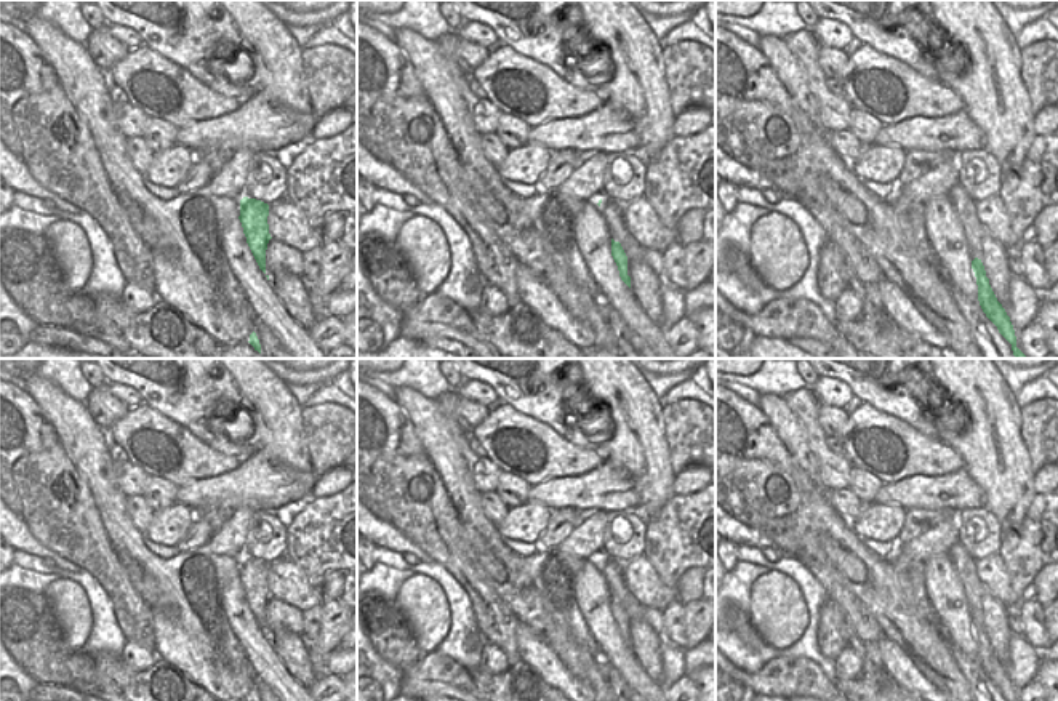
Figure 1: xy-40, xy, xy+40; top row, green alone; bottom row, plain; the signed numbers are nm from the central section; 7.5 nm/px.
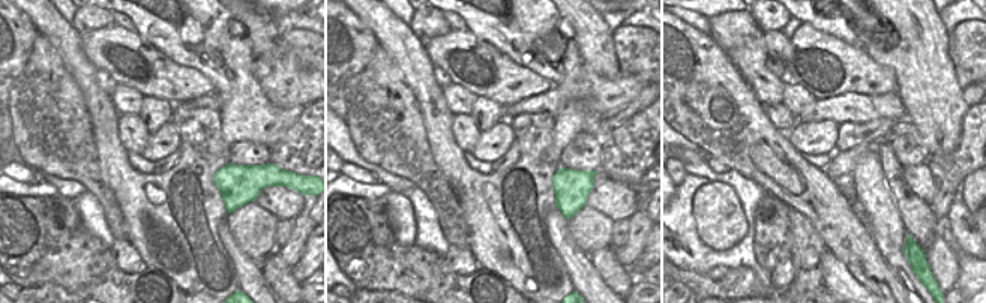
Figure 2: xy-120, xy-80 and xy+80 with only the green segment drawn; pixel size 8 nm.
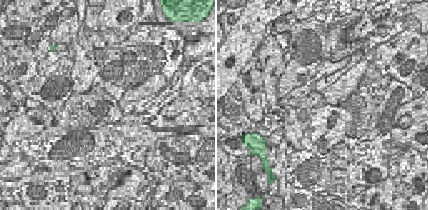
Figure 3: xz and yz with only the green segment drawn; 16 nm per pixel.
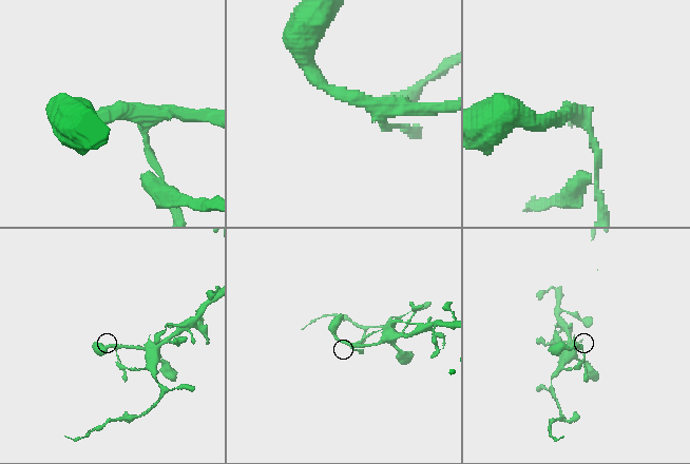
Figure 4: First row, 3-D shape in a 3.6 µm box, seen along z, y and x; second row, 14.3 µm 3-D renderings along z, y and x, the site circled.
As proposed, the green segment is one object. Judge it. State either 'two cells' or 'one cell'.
two cells

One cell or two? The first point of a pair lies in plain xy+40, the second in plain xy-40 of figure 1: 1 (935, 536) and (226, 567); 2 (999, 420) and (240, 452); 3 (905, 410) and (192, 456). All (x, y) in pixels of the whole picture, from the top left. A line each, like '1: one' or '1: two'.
1: two
2: two
3: two

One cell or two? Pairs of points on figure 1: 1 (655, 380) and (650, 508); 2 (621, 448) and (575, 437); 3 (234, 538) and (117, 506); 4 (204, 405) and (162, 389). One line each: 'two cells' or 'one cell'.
1: two cells
2: two cells
3: two cells
4: one cell

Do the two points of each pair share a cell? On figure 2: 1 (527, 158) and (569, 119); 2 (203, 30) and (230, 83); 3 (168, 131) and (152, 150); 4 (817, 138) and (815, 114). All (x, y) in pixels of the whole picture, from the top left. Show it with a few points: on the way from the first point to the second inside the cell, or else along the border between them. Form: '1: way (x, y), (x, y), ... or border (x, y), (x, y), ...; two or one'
1: border (556, 117), (551, 144), (541, 158), (547, 164); two
2: way (206, 44), (219, 57), (222, 69); one
3: way (165, 135), (156, 146); one
4: border (799, 122), (833, 120), (838, 125); two

